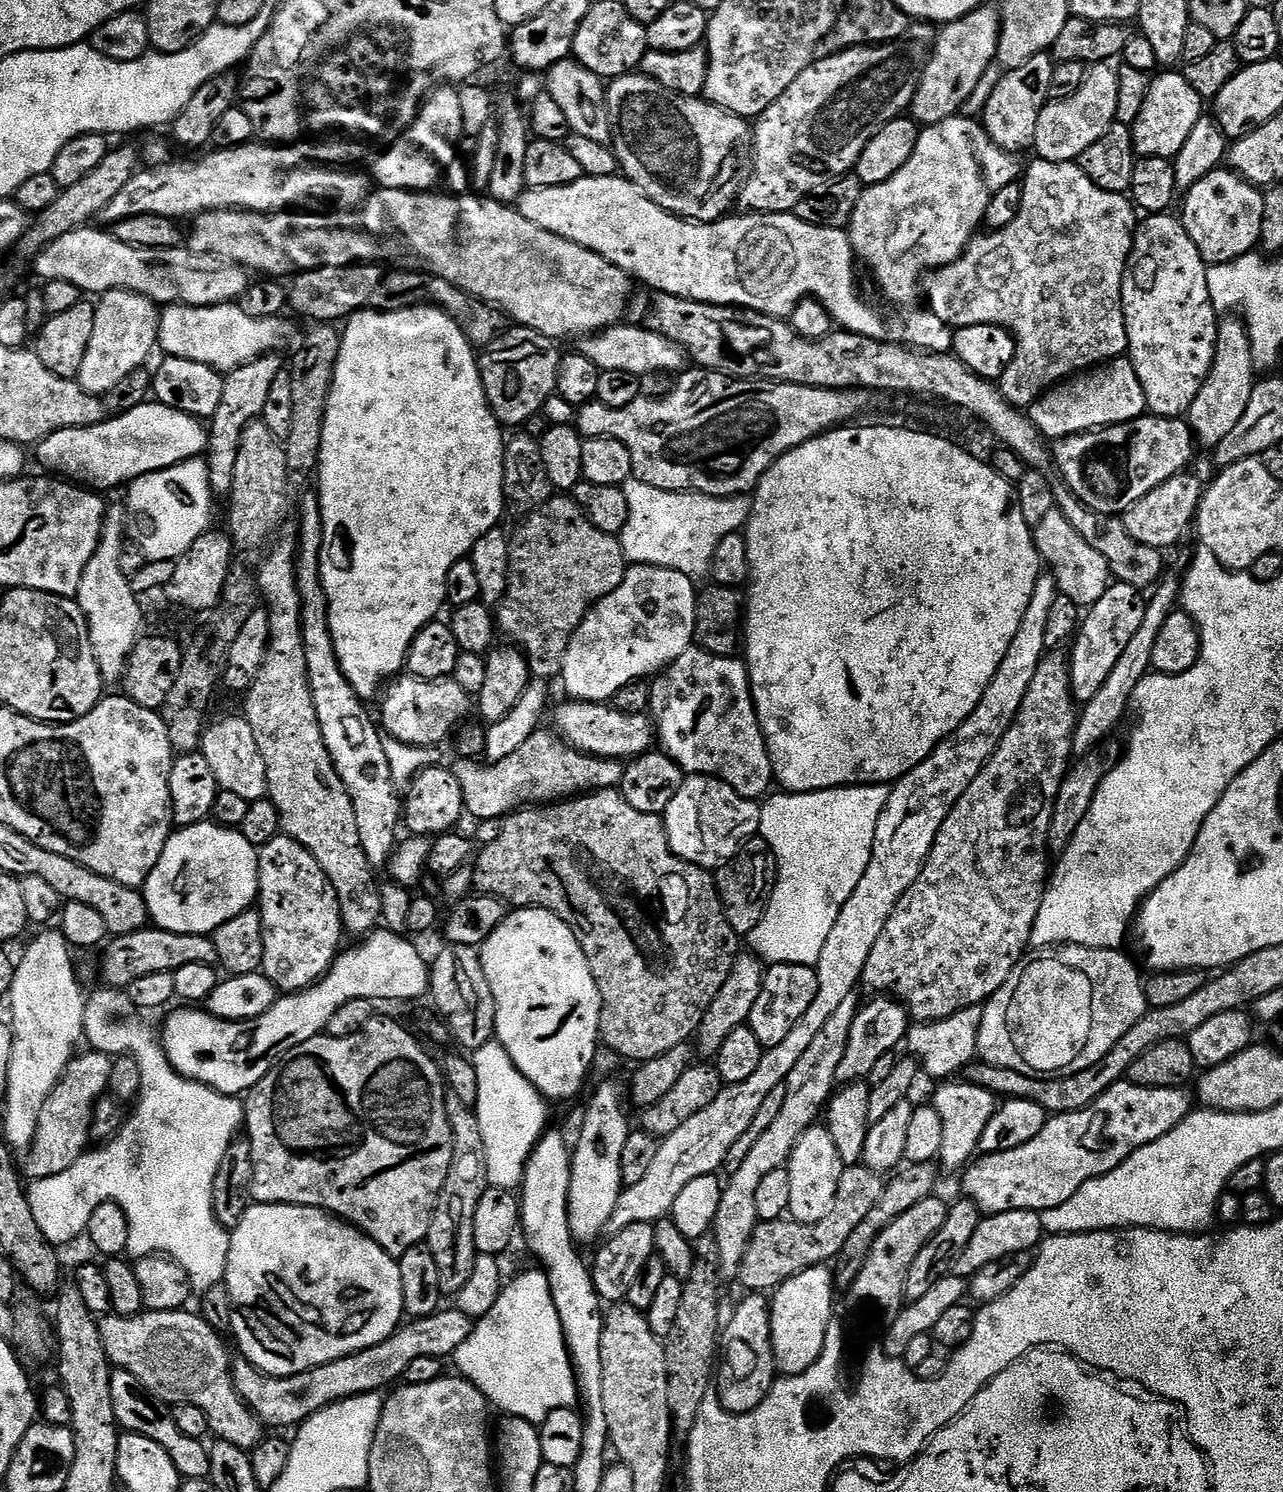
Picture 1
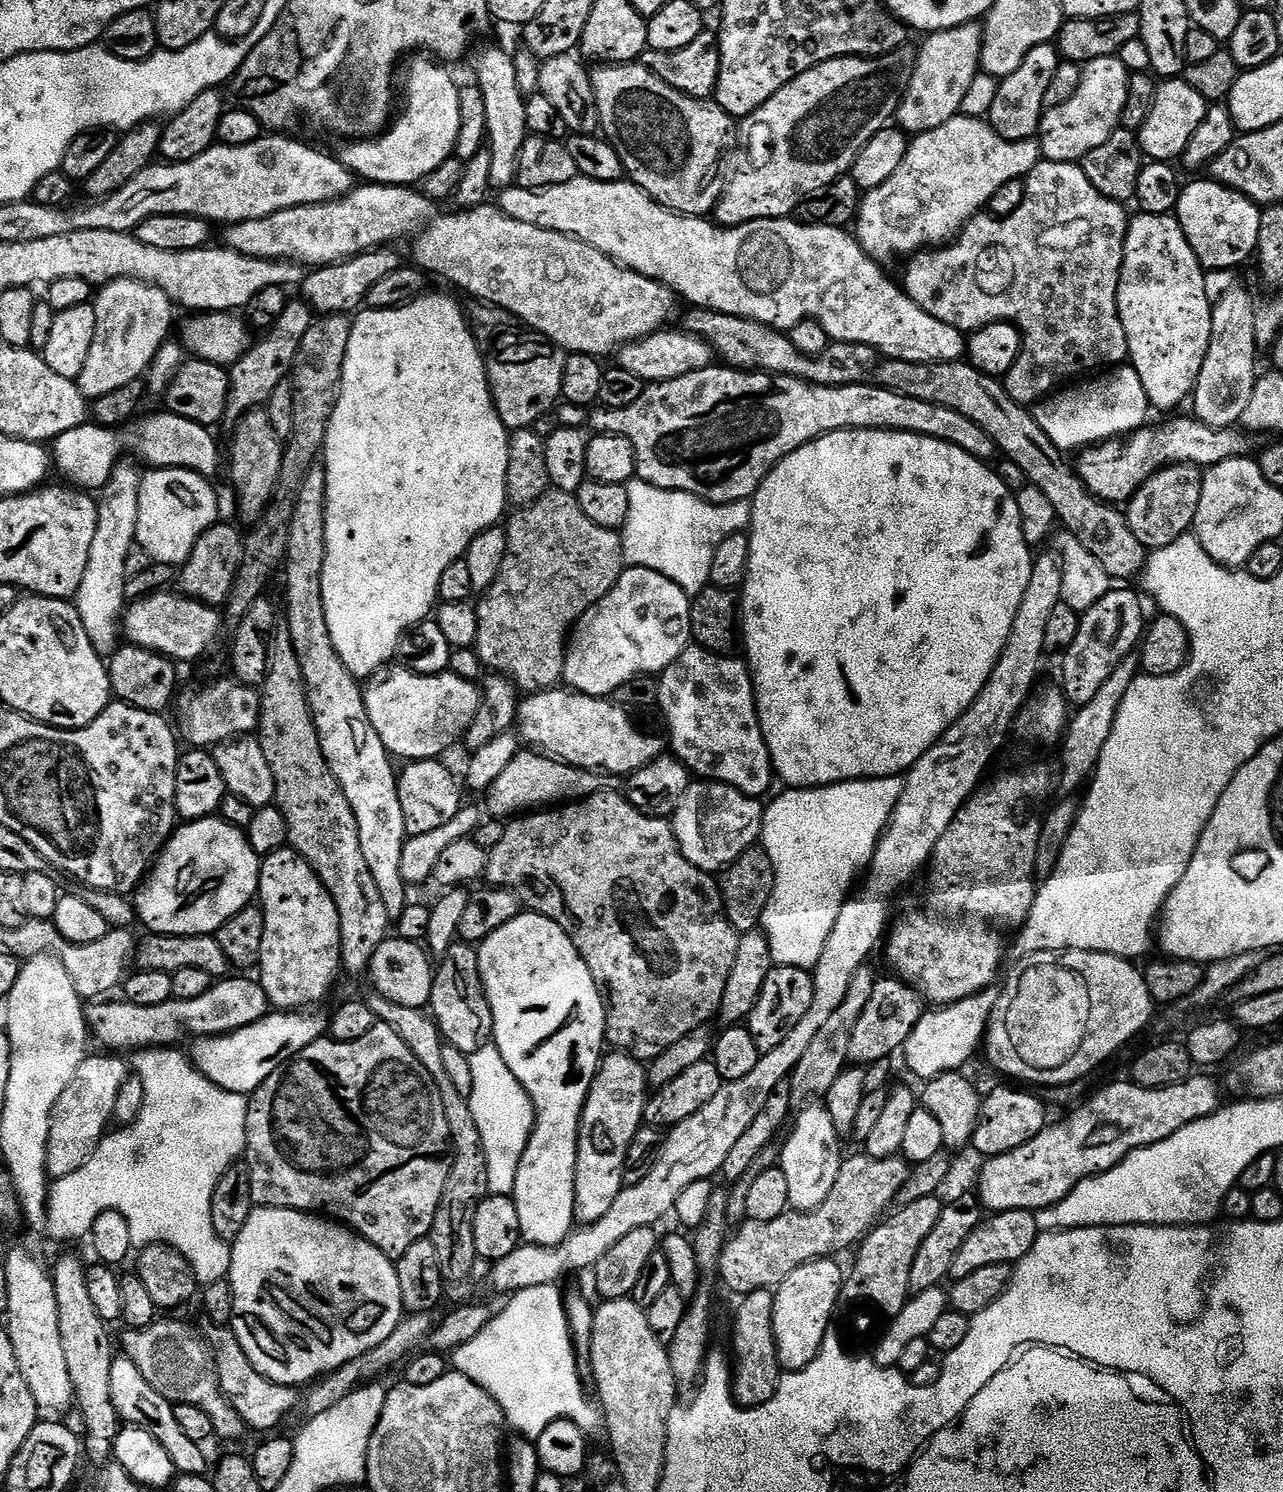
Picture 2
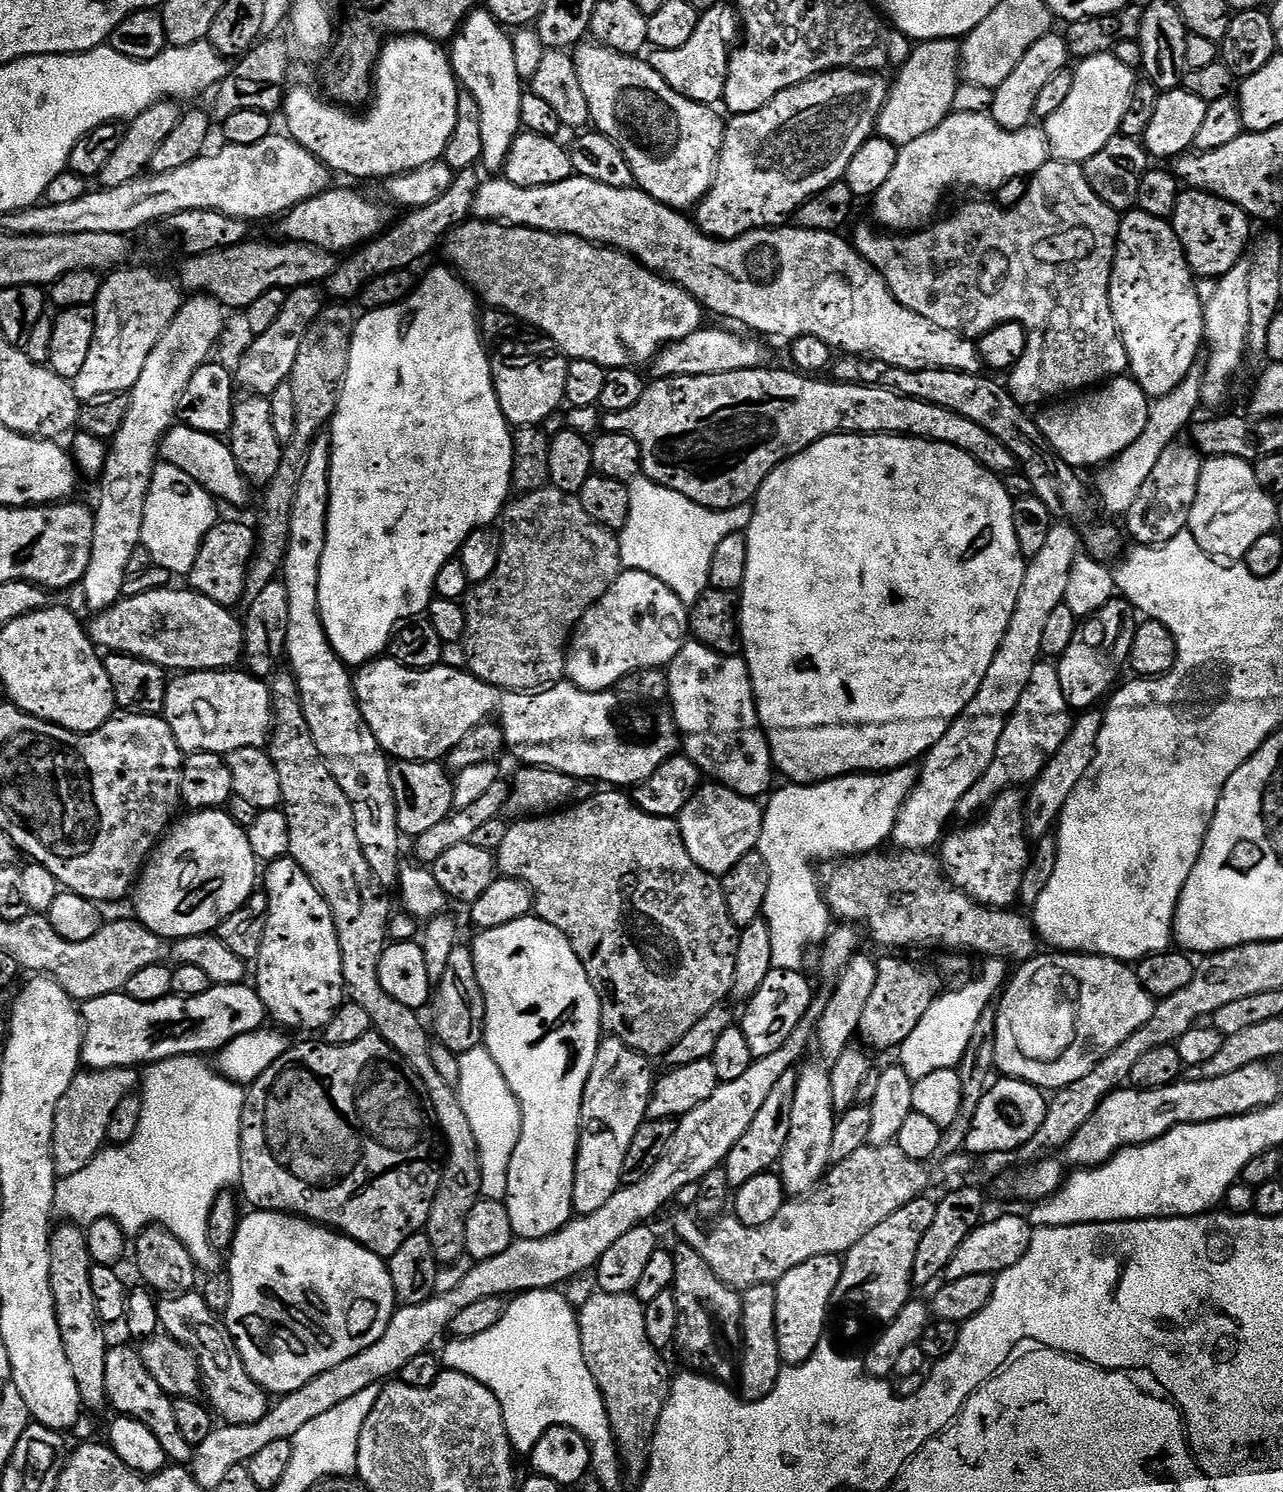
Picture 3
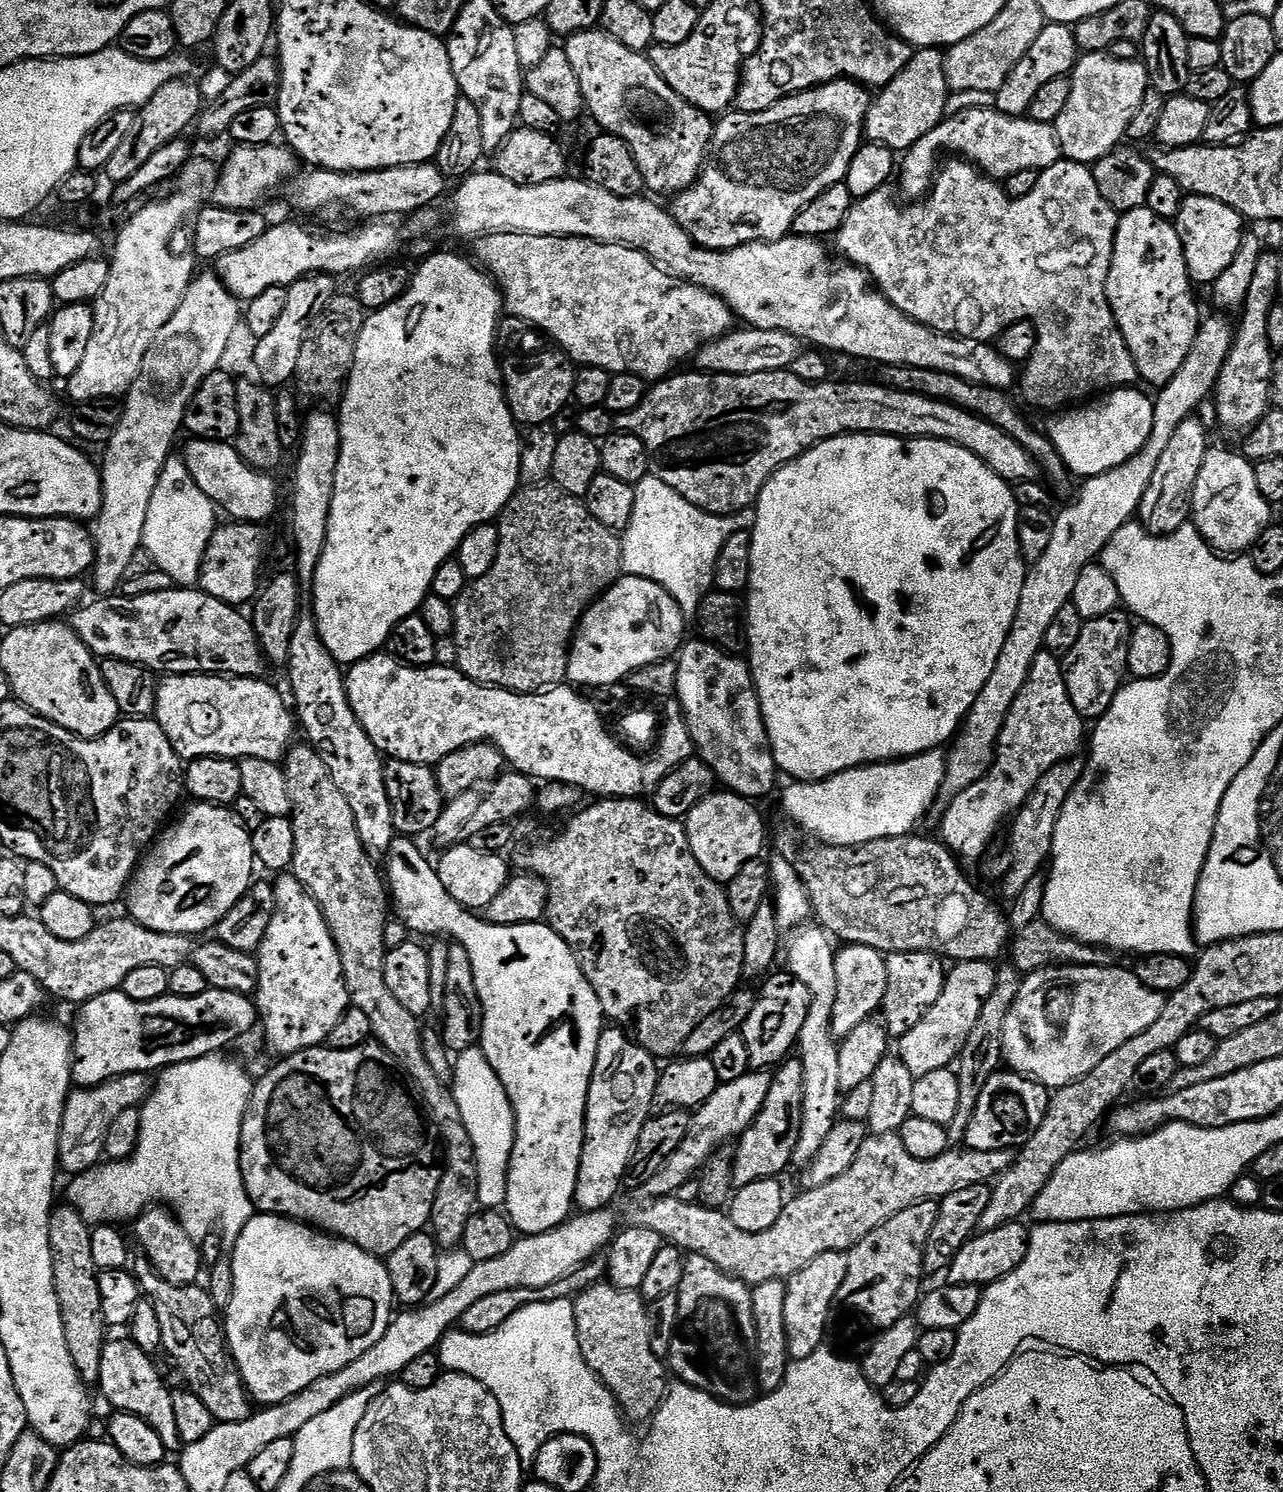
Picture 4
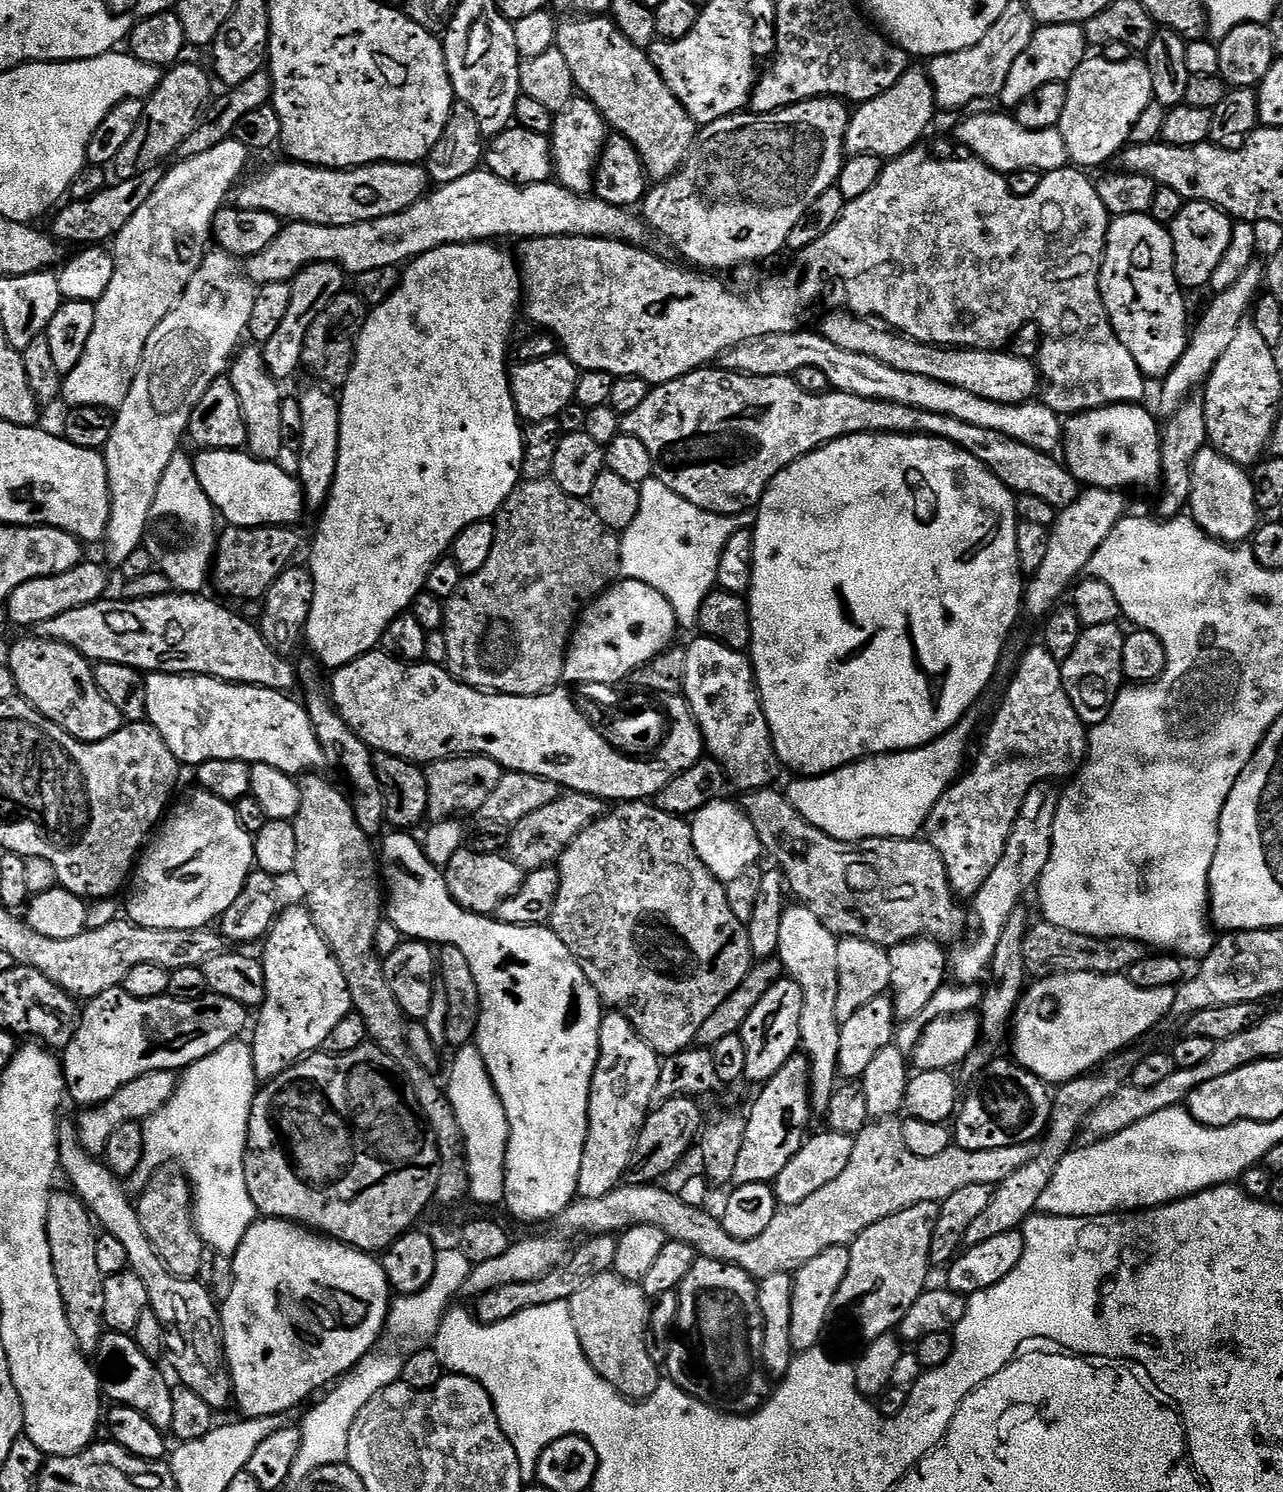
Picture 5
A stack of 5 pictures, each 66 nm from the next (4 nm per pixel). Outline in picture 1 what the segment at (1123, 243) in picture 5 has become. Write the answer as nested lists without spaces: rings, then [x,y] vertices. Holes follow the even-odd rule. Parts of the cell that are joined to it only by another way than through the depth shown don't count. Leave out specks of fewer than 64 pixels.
[[[1148,214],[1139,221],[1136,234],[1132,238],[1132,253],[1128,259],[1128,268],[1124,271],[1121,304],[1124,307],[1126,334],[1129,338],[1126,356],[1127,359],[1131,360],[1134,370],[1138,374],[1138,382],[1142,382],[1142,390],[1146,394],[1146,402],[1148,403],[1147,411],[1153,416],[1183,417],[1187,413],[1189,406],[1194,402],[1194,398],[1198,398],[1198,390],[1202,390],[1202,386],[1212,369],[1212,362],[1216,353],[1218,310],[1212,305],[1212,299],[1210,298],[1208,269],[1209,265],[1205,264],[1202,254],[1198,254],[1198,246],[1194,246],[1194,242],[1190,242],[1190,234],[1186,234],[1183,223],[1177,217],[1175,220],[1172,214]]]

